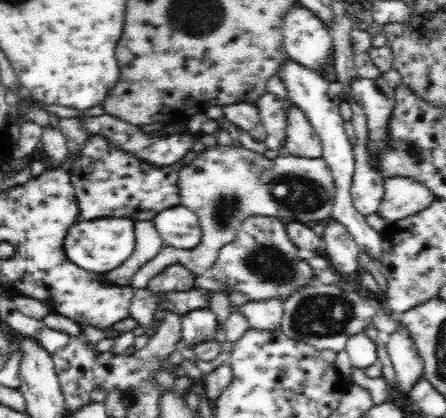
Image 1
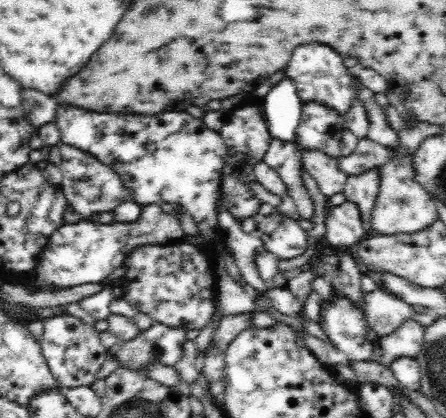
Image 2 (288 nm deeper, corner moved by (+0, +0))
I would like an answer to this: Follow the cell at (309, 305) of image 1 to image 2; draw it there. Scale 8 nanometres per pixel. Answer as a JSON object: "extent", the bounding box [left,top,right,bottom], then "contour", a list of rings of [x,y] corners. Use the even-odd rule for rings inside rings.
{"extent":[364,288,416,338],"contour":[[[384,288],[374,290],[372,294],[364,294],[364,314],[368,320],[368,326],[376,332],[378,338],[384,338],[392,332],[396,332],[408,318],[412,318],[416,312],[410,310],[410,304],[402,298],[386,292]]]}

